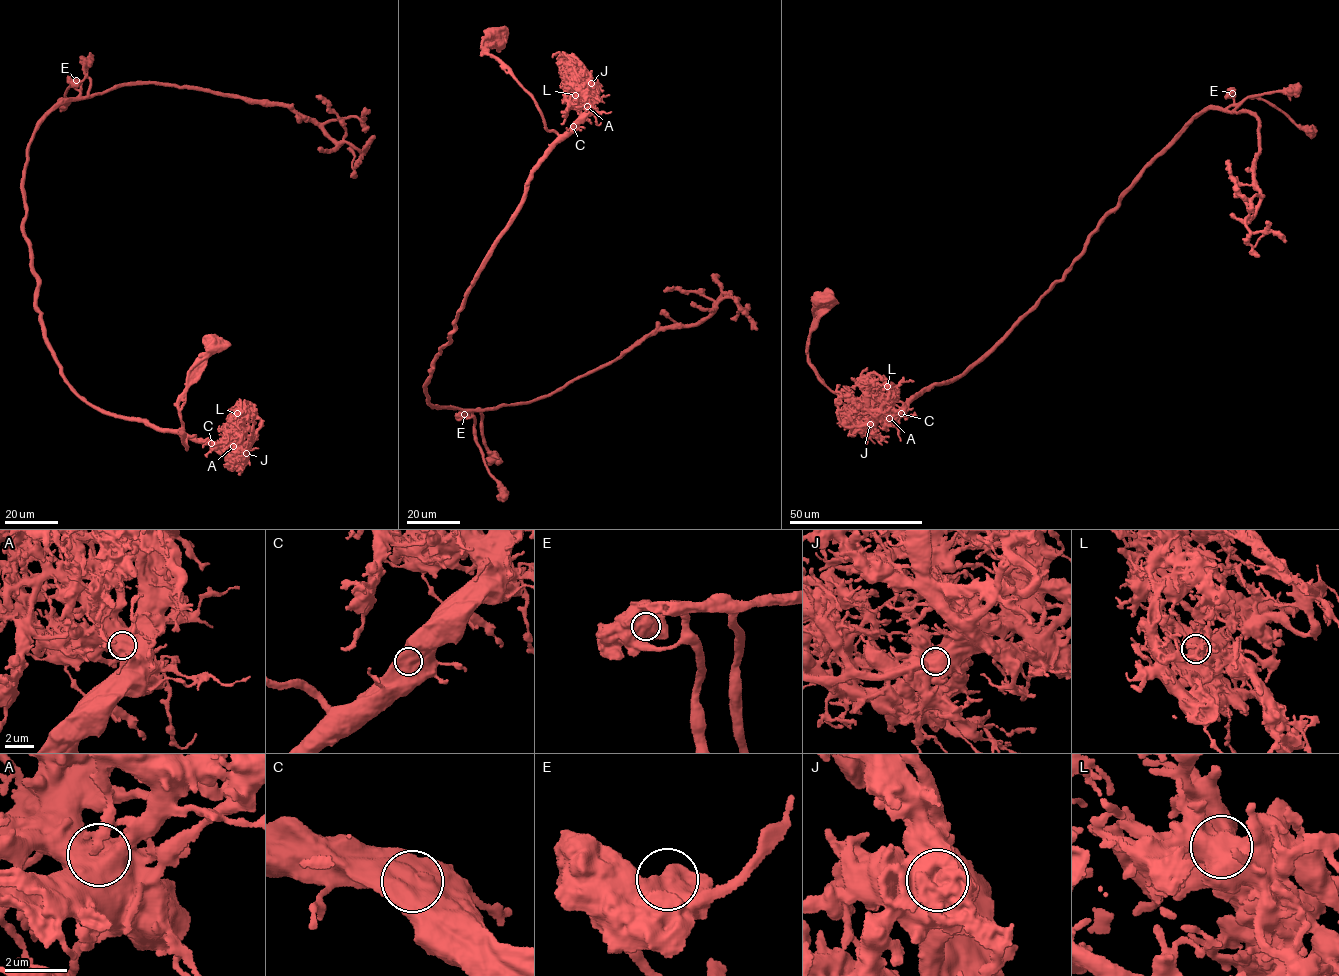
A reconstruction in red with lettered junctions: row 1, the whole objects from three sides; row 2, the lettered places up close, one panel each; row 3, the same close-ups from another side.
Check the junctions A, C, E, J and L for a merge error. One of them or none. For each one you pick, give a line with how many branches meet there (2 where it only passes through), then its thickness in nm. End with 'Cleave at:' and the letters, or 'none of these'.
Cleave at: none of these

